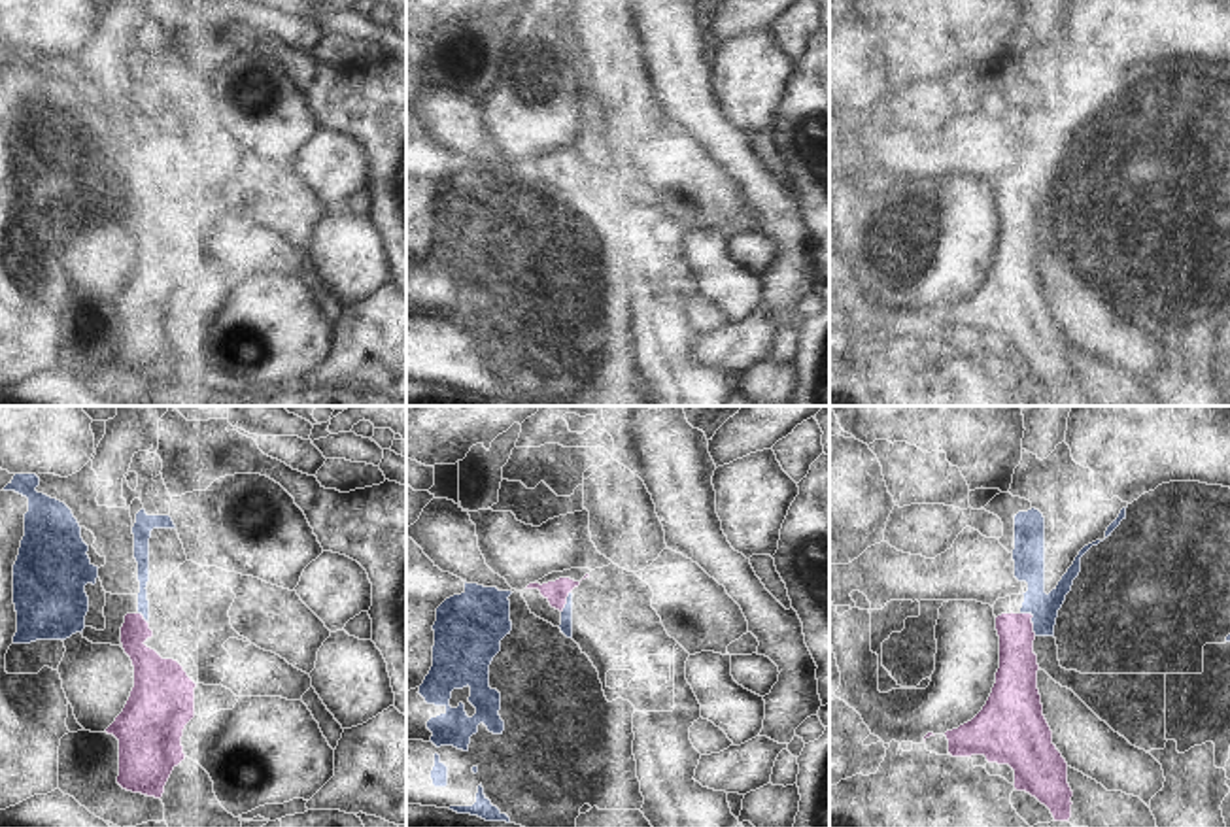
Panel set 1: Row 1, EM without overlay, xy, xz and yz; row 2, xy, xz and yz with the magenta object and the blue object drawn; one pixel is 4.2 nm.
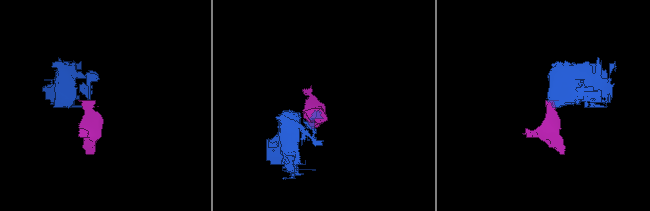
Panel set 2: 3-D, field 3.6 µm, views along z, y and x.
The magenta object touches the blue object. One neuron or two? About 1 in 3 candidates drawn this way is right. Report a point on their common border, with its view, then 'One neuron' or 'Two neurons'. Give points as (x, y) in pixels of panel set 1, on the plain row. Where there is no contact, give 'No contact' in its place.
Touches magenta at yz (1030, 197). Two neurons.

